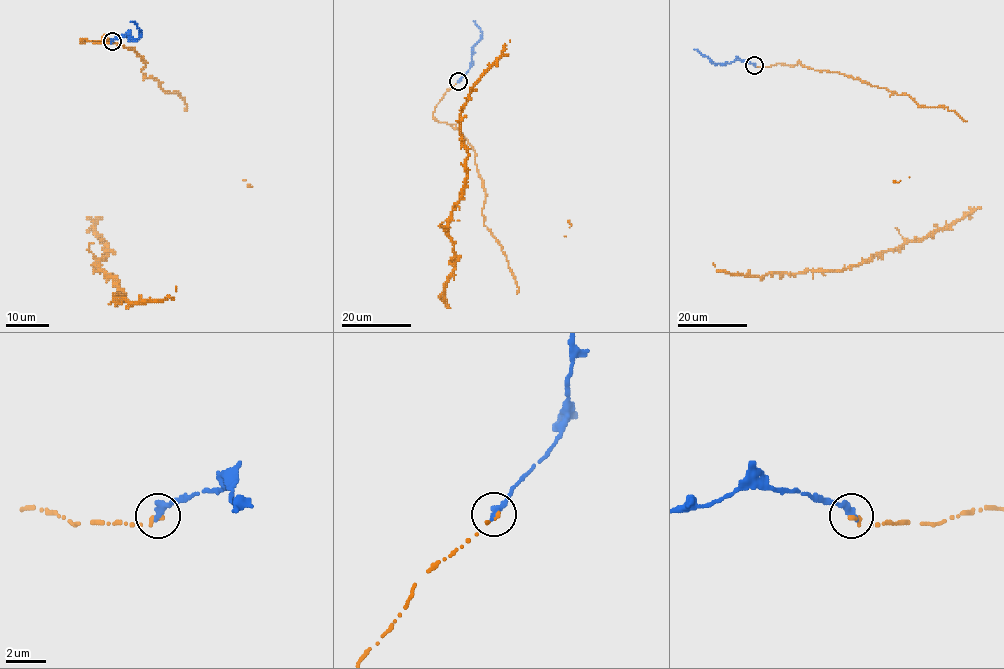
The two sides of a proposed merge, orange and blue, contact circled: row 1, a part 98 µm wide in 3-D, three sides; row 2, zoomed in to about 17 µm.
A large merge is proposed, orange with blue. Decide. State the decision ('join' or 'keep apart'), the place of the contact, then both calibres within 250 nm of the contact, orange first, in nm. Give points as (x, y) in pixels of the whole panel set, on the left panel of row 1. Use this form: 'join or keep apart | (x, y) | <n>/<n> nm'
join | (112, 41) | 160/360 nm

